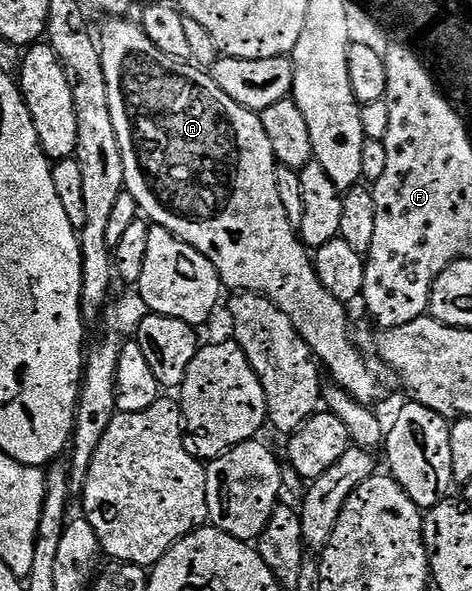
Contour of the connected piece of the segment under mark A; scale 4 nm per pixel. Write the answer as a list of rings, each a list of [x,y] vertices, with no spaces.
[[[137,21],[108,23],[102,38],[100,34],[100,49],[103,60],[102,67],[106,73],[106,91],[110,94],[108,104],[112,116],[112,128],[118,137],[118,147],[122,150],[125,193],[130,194],[132,200],[136,200],[139,211],[153,225],[168,228],[168,232],[172,232],[172,236],[176,236],[184,245],[203,254],[210,261],[211,271],[216,275],[217,281],[219,278],[230,289],[230,292],[253,292],[269,298],[277,310],[288,316],[288,320],[294,325],[296,332],[310,347],[310,353],[314,355],[315,359],[325,369],[326,366],[330,369],[330,374],[334,377],[333,385],[345,390],[347,394],[351,394],[357,402],[374,404],[378,398],[378,378],[370,371],[369,364],[362,359],[361,352],[354,347],[354,342],[350,339],[350,326],[346,323],[347,307],[340,300],[336,300],[336,296],[332,296],[332,292],[328,292],[328,288],[324,288],[324,284],[318,282],[318,274],[314,270],[311,255],[308,253],[307,247],[302,245],[301,237],[296,233],[295,223],[293,226],[289,216],[286,215],[286,206],[282,203],[281,192],[278,191],[278,174],[274,171],[276,159],[272,152],[272,144],[262,127],[261,117],[255,111],[236,104],[236,100],[232,100],[226,92],[220,89],[205,69],[199,68],[189,61],[186,61],[187,63],[177,62],[176,59],[170,58],[174,56],[159,50],[156,44],[152,44],[152,40],[148,40],[148,36],[142,31],[142,27]]]

